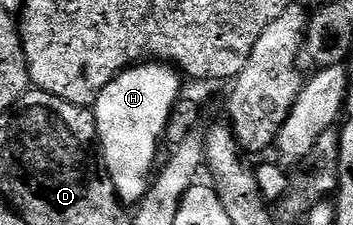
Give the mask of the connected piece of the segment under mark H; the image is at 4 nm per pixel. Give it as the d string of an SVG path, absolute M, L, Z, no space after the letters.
M141 64L121 71L97 97L95 107L97 137L100 149L103 151L103 165L111 175L113 187L117 189L117 196L122 203L136 204L149 190L150 181L155 174L153 161L157 158L157 141L159 143L162 141L171 112L175 108L177 99L182 97L181 82L183 83L182 75L168 65Z

